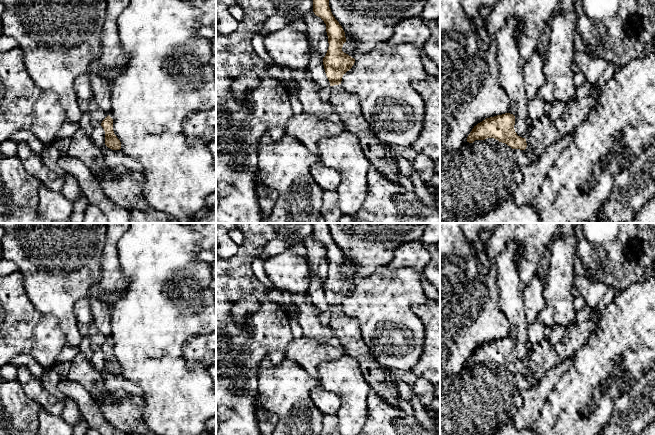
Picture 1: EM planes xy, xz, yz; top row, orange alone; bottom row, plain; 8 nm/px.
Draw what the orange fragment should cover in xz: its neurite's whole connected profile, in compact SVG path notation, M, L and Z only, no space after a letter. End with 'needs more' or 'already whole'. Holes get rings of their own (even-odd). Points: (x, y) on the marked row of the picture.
M313 0L313 12L326 24L329 47L323 58L323 65L330 82L329 102L344 122L346 129L358 136L361 148L371 166L376 167L383 177L400 184L397 154L373 134L363 116L358 96L347 92L340 85L343 75L352 68L355 59L342 51L346 42L345 32L333 16L329 0Z; needs more

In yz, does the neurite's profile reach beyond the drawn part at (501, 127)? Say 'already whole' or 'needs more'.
needs more

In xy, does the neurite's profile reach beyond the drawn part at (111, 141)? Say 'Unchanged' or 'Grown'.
Unchanged

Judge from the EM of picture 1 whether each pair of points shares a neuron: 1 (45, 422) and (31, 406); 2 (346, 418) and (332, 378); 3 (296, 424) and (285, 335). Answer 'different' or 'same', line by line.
1: different
2: same
3: different

